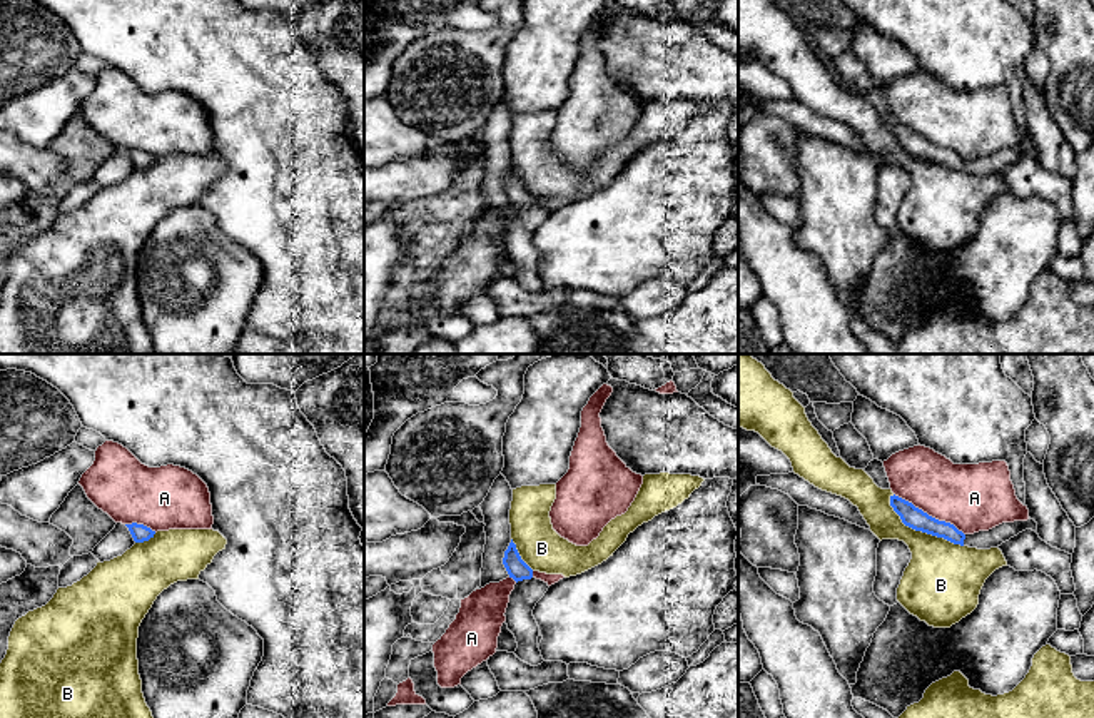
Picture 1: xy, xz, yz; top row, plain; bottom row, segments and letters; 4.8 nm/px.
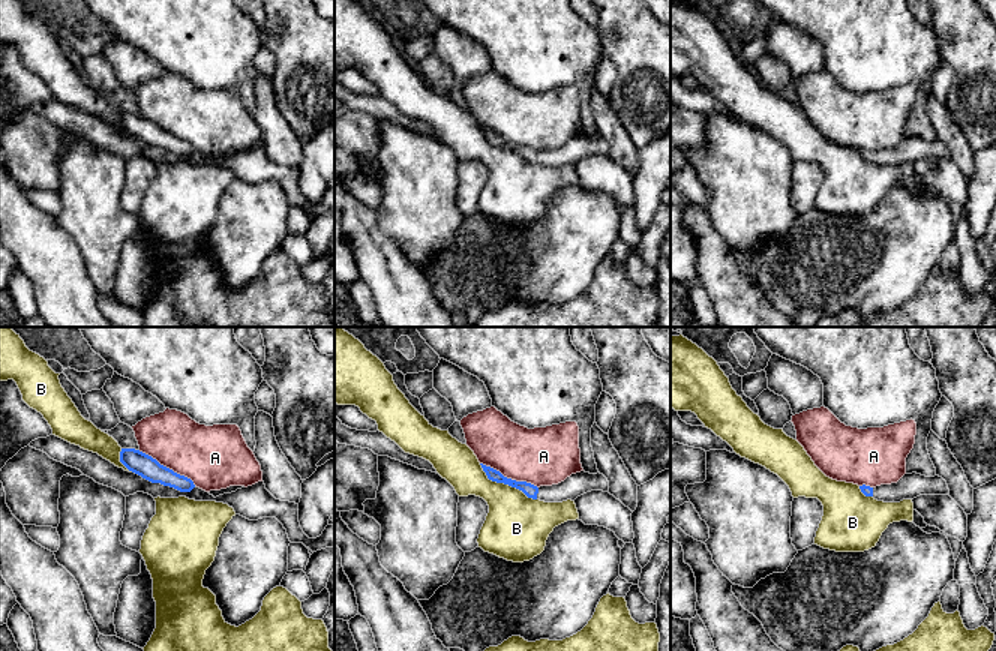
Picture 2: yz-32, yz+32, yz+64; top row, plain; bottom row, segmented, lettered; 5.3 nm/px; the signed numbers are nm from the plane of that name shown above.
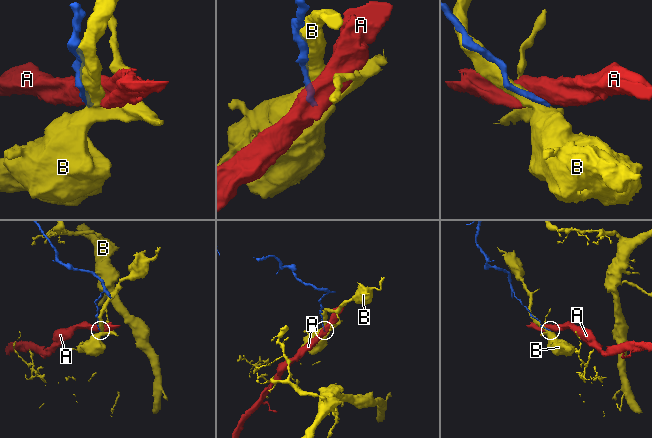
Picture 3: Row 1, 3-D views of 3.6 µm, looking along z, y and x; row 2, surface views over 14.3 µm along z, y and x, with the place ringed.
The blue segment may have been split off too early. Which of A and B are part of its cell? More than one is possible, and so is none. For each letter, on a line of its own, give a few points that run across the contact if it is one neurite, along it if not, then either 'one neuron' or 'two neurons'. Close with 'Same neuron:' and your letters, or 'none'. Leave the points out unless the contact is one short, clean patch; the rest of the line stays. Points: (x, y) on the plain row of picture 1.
A: line yz (894, 119), (929, 141), (952, 149), (964, 161); two neurons
B: two neurons
Same neuron: none

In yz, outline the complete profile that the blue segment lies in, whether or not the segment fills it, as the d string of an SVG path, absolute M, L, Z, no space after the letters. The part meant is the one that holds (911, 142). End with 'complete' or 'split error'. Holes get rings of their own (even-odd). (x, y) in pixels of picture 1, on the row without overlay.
M895 120L890 122L890 132L900 142L905 152L937 164L944 164L954 170L977 175L997 174L1026 155L1032 155L1037 159L1037 149L1029 144L1027 147L1002 149L989 157L964 160L954 150L929 142L922 135L915 134L912 129Z; split error

